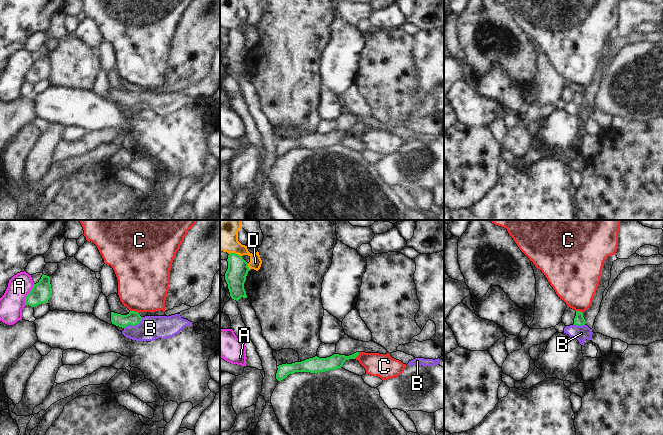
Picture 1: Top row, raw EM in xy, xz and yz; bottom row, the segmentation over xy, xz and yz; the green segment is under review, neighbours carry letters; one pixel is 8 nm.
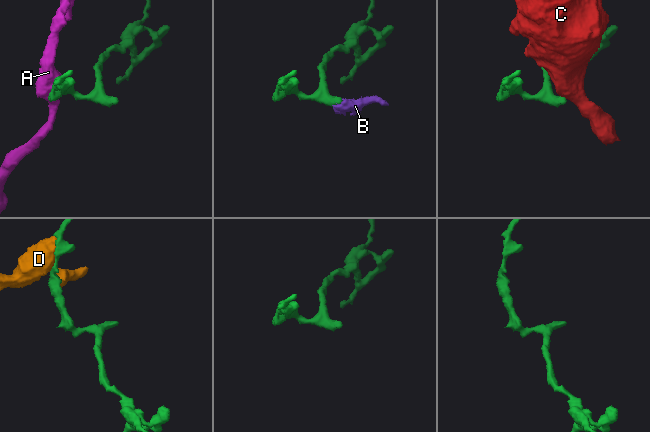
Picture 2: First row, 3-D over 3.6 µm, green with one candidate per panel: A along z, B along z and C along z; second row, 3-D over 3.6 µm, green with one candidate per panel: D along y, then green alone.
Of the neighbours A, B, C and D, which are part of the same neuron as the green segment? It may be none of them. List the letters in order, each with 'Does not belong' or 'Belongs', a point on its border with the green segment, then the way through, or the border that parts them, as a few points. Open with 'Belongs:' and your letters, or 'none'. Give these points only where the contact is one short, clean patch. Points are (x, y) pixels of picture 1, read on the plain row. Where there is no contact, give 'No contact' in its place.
Belongs: B
A: Does not belong. Touches green at xy (28, 70). Boundary: xy (34, 60), (26, 72), (25, 80)
B: Belongs. Touches green at xy (134, 101). Path across: xy (133, 94), (134, 101), (150, 104)
C: Does not belong. Touches green at xy (134, 87). Boundary: xy (130, 86), (138, 89)
D: Does not belong. Touches green at xz (247, 42)

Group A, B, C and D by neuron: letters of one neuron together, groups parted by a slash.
A / B / C / D

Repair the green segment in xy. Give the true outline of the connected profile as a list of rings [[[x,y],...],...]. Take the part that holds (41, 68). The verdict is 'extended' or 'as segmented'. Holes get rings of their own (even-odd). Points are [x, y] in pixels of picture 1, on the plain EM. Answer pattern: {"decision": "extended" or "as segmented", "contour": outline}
{"decision": "as segmented", "contour": [[[43,50],[39,58],[34,60],[33,64],[26,72],[25,79],[31,83],[35,83],[41,79],[48,79],[51,70],[50,53]]]}

